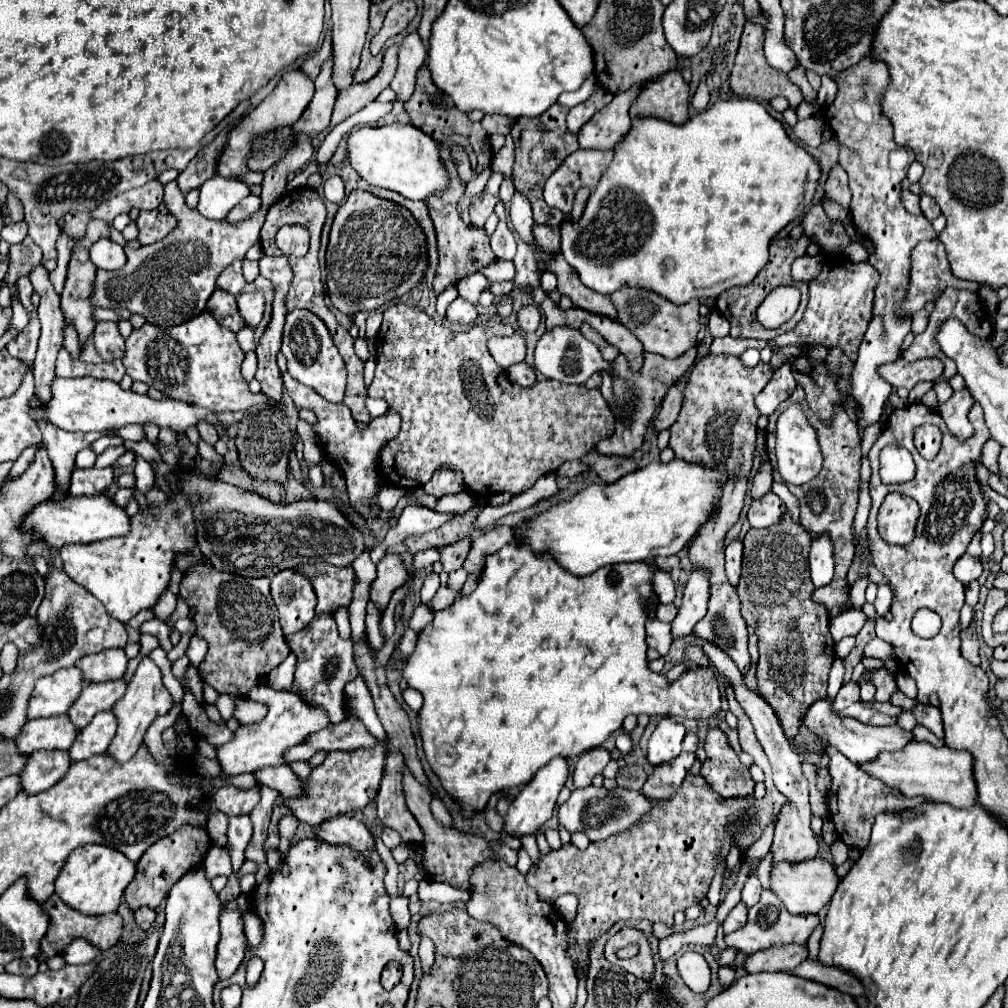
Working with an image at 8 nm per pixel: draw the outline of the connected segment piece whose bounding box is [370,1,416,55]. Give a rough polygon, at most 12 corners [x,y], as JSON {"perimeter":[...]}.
{"perimeter":[[414,1],[390,7],[384,27],[372,39],[378,55],[384,43],[402,33],[416,15]]}

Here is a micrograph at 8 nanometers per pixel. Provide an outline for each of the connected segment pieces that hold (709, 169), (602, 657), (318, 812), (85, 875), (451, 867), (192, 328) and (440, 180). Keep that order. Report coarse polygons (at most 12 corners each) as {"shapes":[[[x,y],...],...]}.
{"shapes":[[[754,99],[632,121],[560,249],[602,295],[748,285],[822,167]],[[508,543],[418,635],[464,815],[628,715],[716,719],[646,667],[654,563]],[[388,739],[330,751],[288,803],[304,823],[374,801]],[[118,849],[70,853],[56,893],[84,915],[120,907],[136,865]],[[404,771],[406,805],[424,829],[422,869],[468,889],[476,863],[492,857],[480,835],[436,823],[432,795]],[[208,311],[144,323],[122,363],[168,399],[270,411],[240,373],[236,335]],[[410,123],[350,133],[370,185],[428,199],[450,187],[438,141]]]}

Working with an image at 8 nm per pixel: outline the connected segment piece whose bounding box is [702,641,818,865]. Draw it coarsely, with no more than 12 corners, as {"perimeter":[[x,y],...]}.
{"perimeter":[[712,641],[702,649],[750,717],[788,797],[772,865],[814,859],[808,779],[772,707]]}

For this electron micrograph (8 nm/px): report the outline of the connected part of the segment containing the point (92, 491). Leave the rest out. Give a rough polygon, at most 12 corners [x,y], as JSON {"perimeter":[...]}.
{"perimeter":[[114,468],[74,469],[70,495],[100,495]]}

